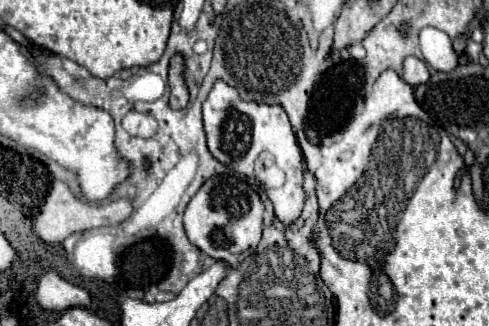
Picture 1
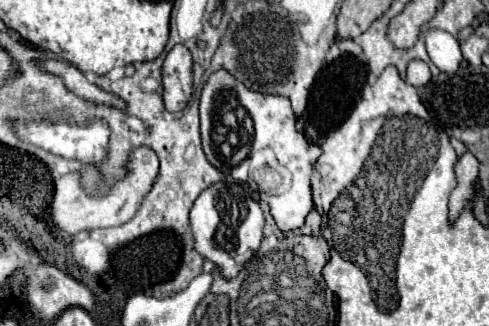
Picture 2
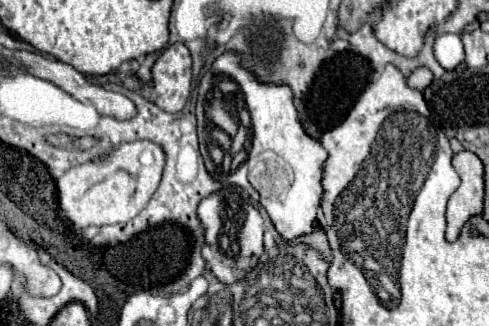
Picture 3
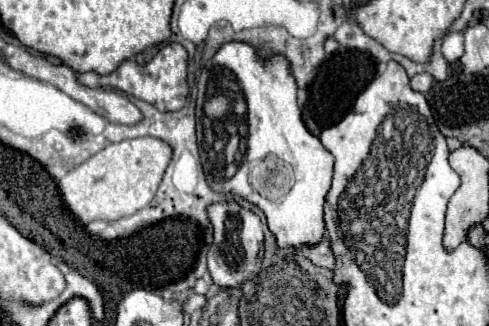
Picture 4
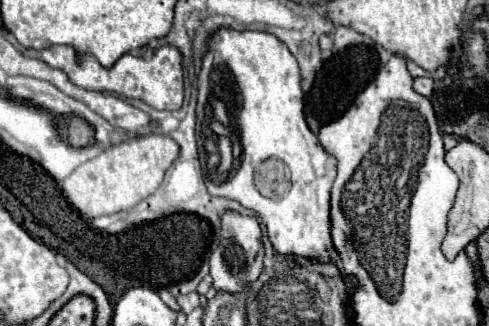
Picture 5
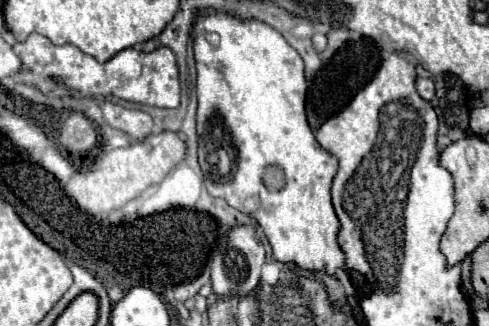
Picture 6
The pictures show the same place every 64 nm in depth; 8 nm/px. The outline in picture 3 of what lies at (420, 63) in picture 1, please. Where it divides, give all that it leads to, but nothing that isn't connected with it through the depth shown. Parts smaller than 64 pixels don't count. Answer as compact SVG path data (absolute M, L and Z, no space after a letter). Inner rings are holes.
M418 68L408 76L408 86L414 90L424 90L432 82L432 72L428 68Z

